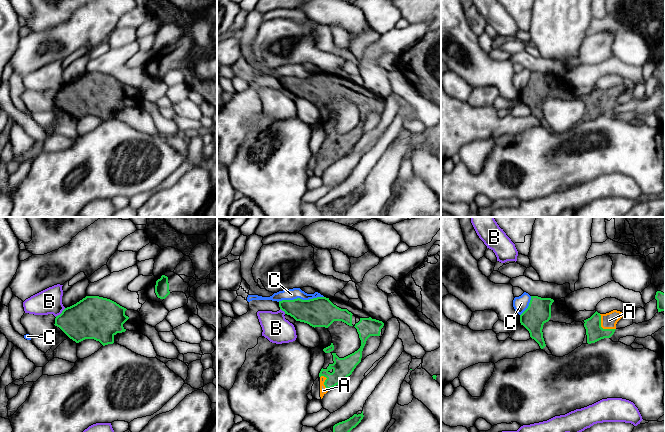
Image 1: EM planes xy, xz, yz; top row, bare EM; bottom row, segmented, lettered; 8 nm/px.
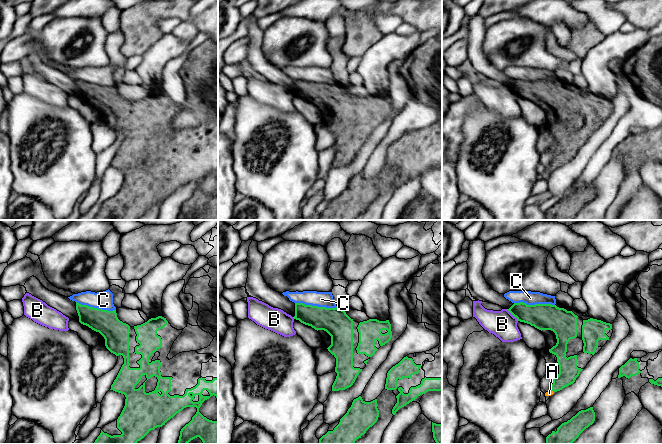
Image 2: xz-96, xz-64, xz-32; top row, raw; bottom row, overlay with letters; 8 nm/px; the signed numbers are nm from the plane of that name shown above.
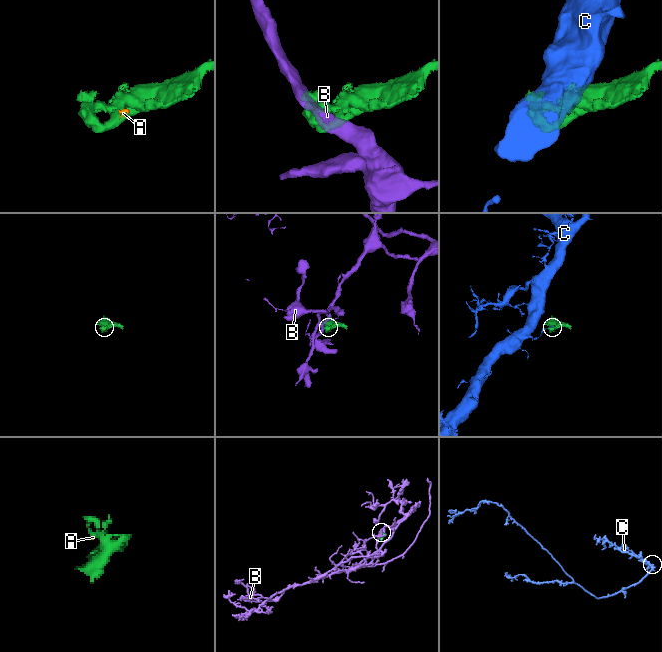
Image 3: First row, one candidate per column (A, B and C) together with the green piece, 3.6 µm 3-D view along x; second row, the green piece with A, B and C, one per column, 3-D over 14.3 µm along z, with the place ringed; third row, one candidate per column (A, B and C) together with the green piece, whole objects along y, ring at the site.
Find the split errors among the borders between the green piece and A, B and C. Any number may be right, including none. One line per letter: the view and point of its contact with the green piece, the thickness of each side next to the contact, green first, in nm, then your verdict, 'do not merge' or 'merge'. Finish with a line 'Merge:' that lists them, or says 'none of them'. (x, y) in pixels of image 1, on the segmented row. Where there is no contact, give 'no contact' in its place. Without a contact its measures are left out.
A: yz (601, 327) | 140/130 nm | merge
B: xy (61, 313) | 340/200 nm | do not merge
C: xz (300, 299) | 240/90 nm | do not merge
Merge: A

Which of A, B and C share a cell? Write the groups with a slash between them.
A / B / C

